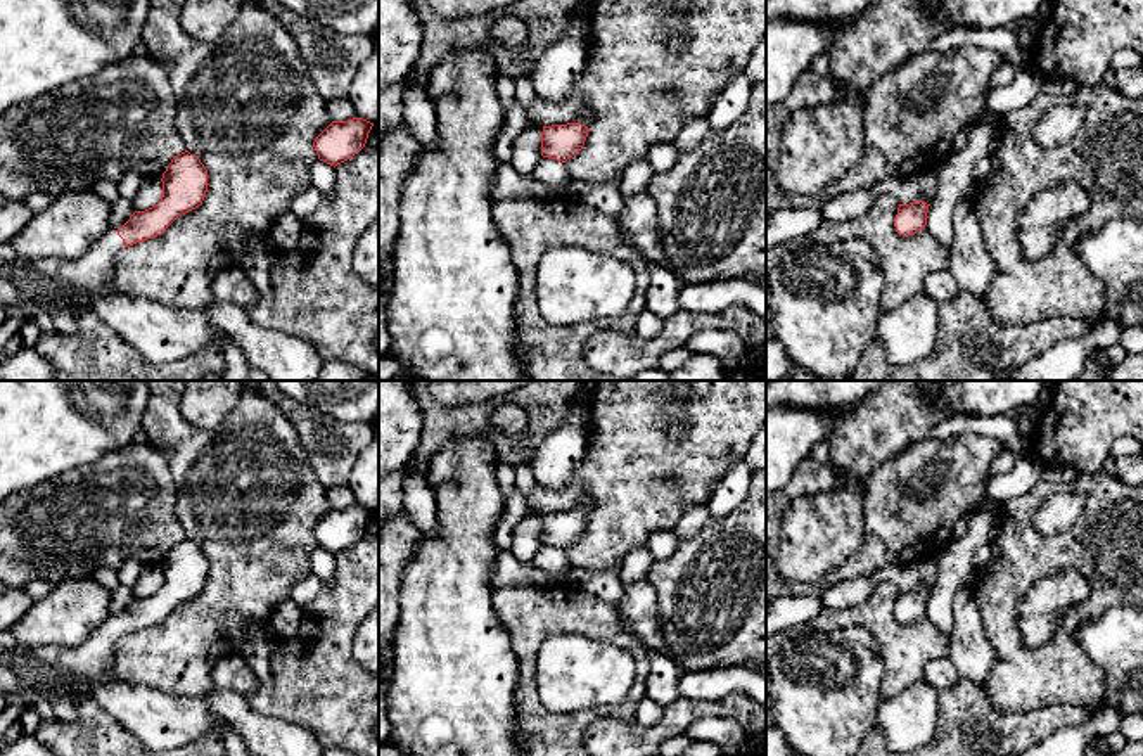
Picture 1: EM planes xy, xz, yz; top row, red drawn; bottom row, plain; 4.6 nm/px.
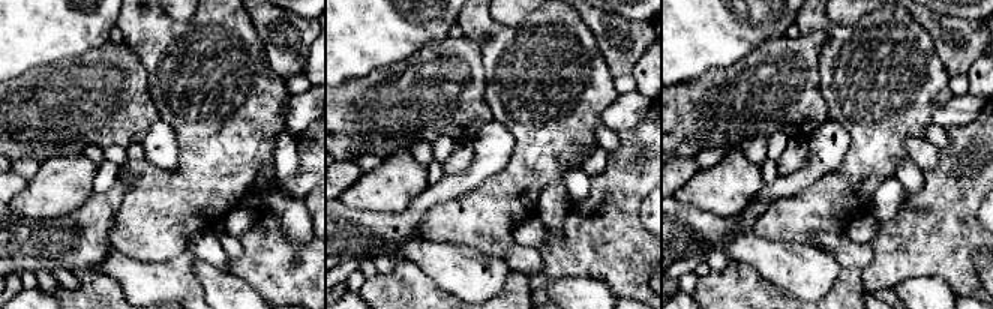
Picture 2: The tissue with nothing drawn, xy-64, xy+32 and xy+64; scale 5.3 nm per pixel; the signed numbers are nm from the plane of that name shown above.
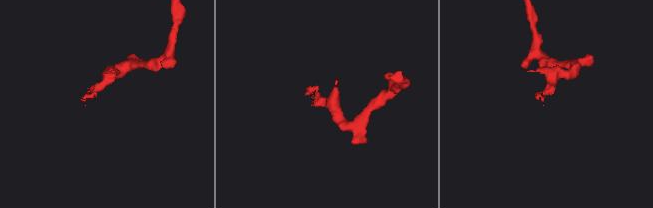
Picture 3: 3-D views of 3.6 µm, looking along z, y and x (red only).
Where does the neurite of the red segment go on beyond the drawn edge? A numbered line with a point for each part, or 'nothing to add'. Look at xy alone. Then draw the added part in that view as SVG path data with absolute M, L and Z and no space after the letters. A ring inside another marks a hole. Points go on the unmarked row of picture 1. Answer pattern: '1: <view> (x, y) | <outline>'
1: xy (28, 675) | M109 616L74 647L29 647L0 631L0 713L12 704L35 708L40 701L90 699L95 683L116 680L111 661L123 637L118 616Z

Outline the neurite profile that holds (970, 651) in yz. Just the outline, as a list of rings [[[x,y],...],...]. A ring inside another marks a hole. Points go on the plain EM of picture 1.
[[[960,588],[953,599],[953,633],[948,657],[961,678],[982,685],[994,664],[994,650],[984,633],[972,588]]]

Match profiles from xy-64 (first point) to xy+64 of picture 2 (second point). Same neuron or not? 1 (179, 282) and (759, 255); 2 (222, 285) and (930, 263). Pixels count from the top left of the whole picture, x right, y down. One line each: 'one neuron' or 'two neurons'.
1: one neuron
2: two neurons

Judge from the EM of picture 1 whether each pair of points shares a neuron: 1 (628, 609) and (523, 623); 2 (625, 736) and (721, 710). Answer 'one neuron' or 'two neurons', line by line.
1: two neurons
2: one neuron

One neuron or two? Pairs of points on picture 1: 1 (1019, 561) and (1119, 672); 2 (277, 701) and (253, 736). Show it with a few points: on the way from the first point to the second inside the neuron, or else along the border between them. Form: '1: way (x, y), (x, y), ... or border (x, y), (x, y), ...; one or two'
1: border (1114, 604), (1076, 632), (1078, 644), (1093, 665); two
2: border (244, 696), (256, 713), (296, 722), (305, 727); two

